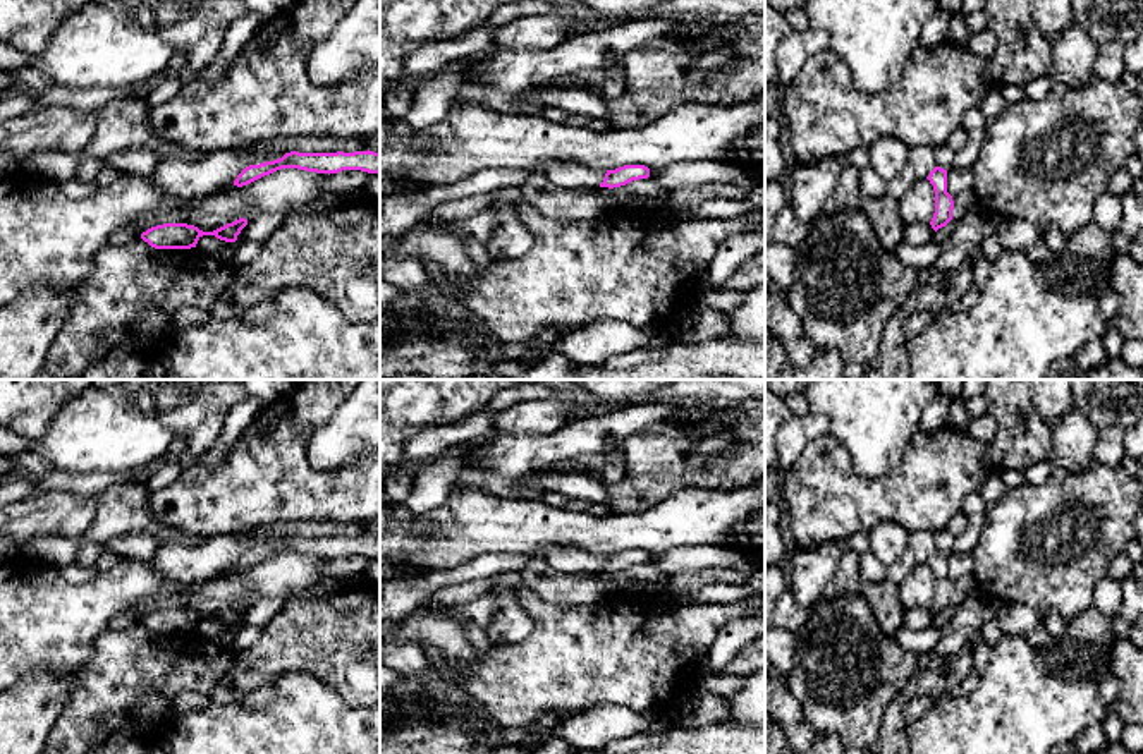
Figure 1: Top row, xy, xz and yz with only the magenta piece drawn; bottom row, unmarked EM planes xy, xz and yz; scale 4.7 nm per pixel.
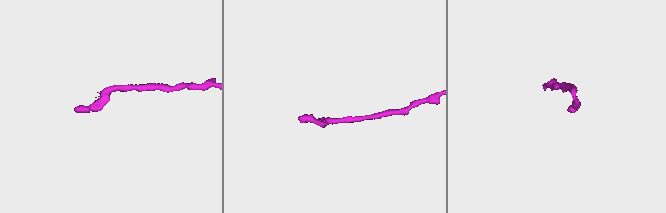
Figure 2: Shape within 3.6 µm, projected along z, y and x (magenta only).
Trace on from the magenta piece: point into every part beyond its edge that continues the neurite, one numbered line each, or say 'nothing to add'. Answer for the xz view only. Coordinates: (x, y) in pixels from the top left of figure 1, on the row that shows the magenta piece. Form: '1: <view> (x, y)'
1: xz (401, 212)

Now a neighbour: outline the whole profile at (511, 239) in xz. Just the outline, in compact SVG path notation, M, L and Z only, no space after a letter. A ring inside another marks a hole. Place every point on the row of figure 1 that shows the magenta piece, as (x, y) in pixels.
M492 201L497 213L493 234L485 244L492 259L512 261L524 256L531 247L531 235L517 215L517 206Z

